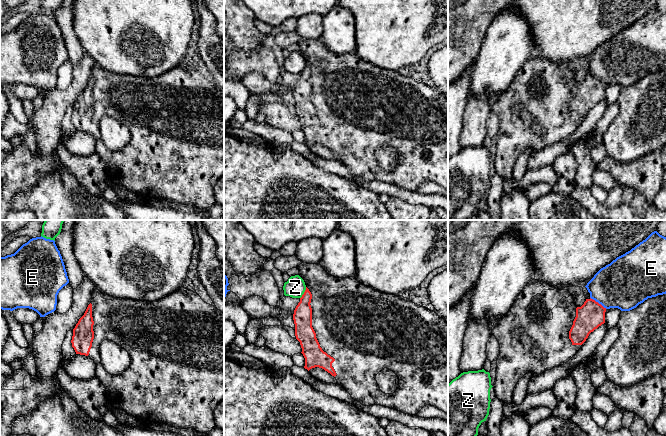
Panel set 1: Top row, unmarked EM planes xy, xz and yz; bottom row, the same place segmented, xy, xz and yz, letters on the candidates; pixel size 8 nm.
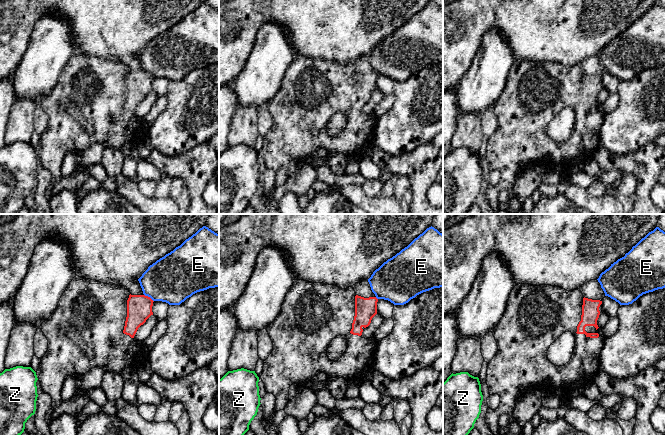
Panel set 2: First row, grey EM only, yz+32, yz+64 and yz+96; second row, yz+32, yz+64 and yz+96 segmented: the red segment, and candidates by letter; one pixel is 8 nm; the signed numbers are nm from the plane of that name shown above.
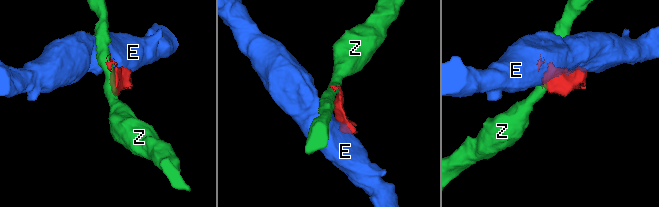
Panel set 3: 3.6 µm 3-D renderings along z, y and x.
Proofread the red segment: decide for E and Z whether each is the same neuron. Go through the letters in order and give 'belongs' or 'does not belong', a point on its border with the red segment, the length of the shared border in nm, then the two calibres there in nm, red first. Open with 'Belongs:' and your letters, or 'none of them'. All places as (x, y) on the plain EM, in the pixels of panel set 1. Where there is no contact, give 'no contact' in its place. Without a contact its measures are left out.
Belongs: none of them
E: does not belong; contact yz (597, 78); length 160 nm; calibres 220 and 400 nm
Z: does not belong; contact xz (304, 69); length 110 nm; calibres 150 and 160 nm

